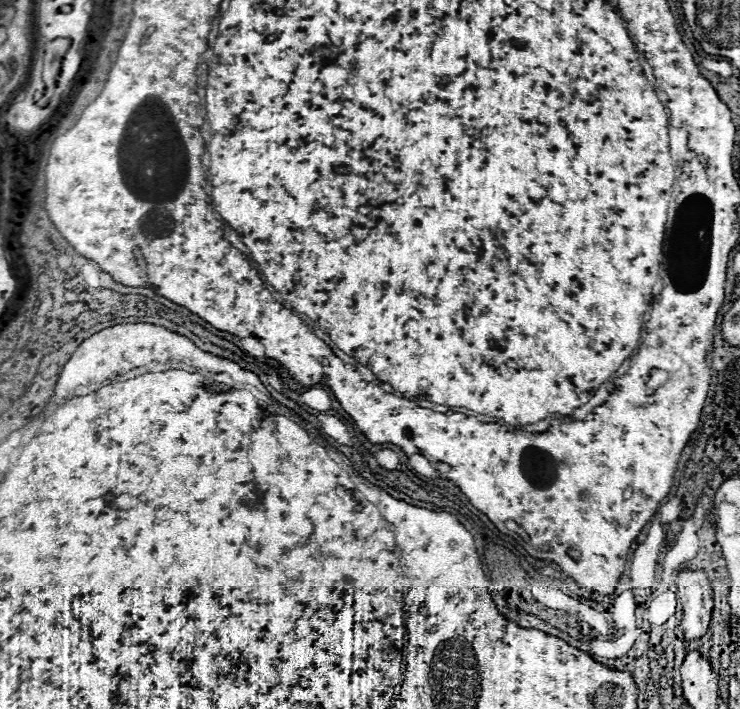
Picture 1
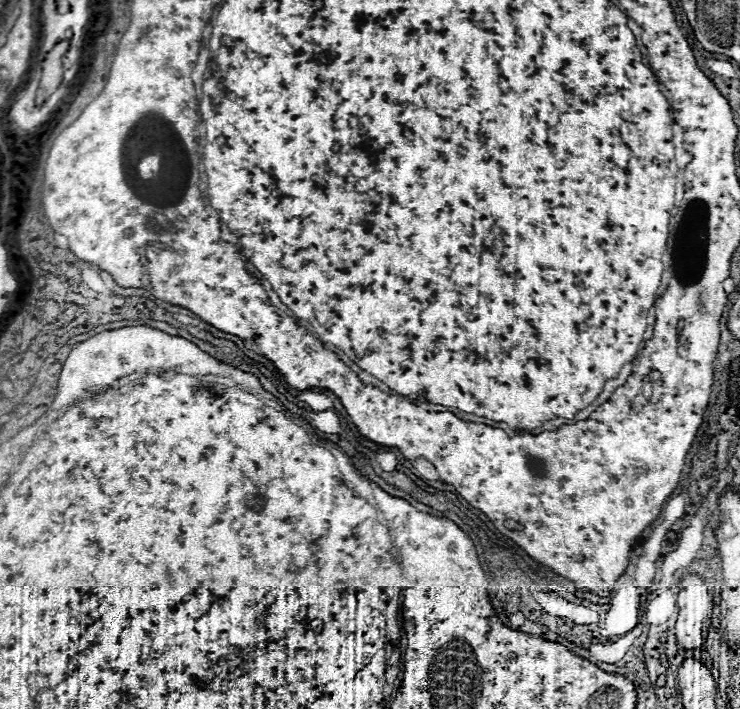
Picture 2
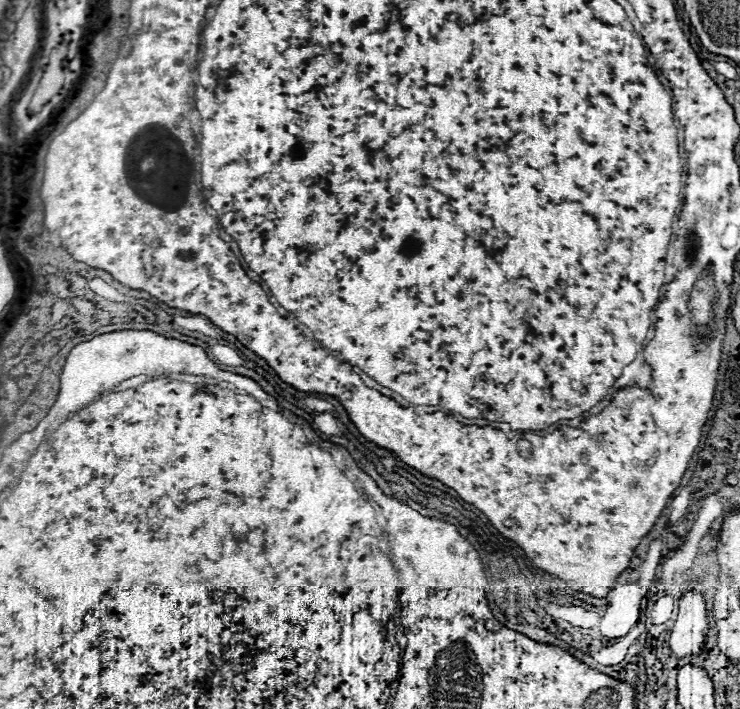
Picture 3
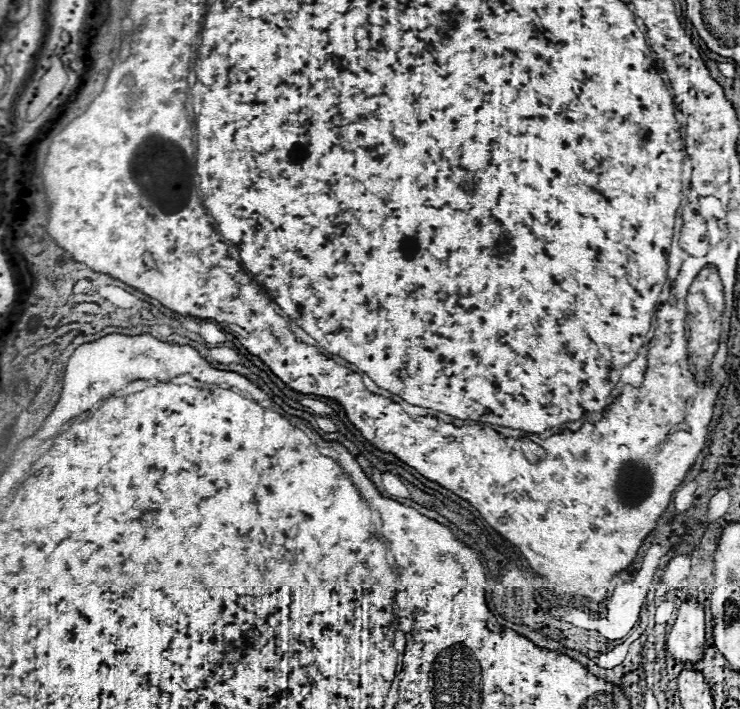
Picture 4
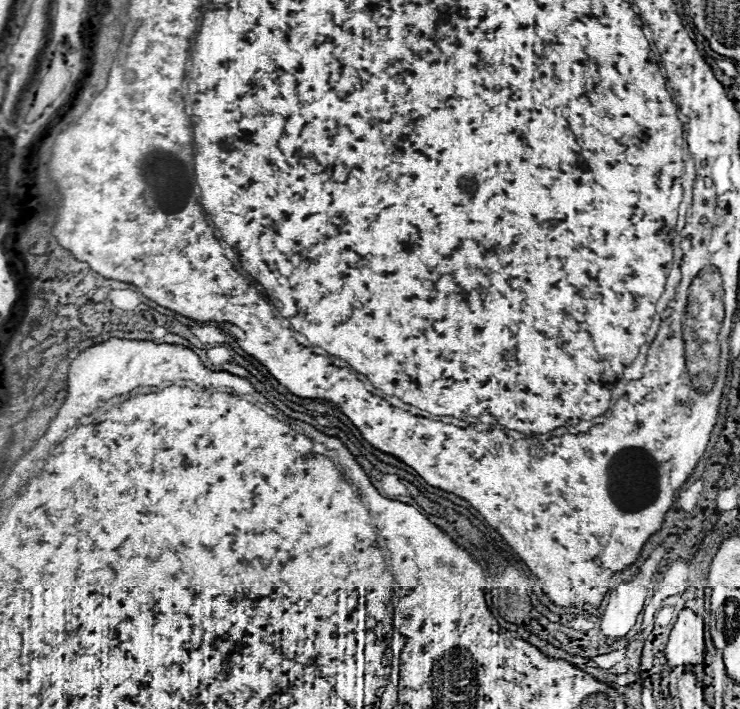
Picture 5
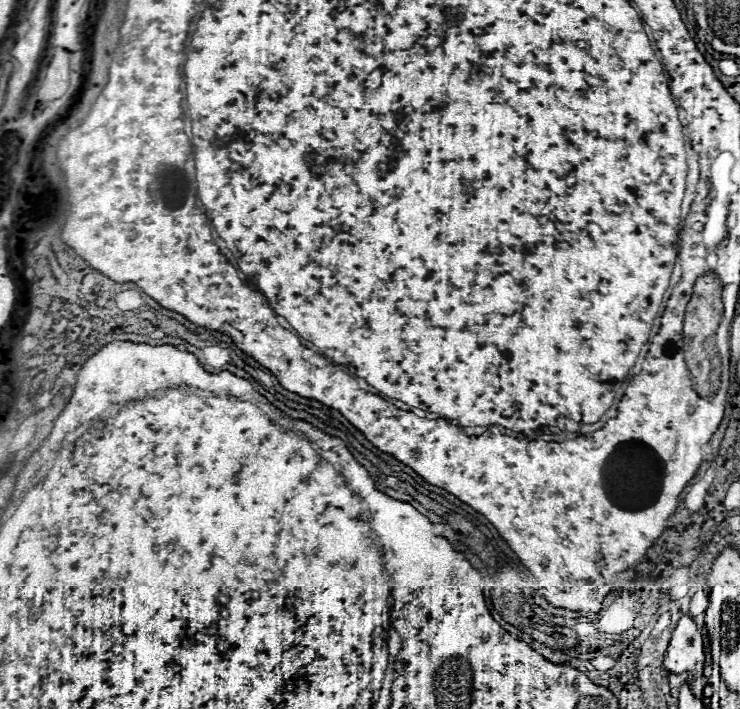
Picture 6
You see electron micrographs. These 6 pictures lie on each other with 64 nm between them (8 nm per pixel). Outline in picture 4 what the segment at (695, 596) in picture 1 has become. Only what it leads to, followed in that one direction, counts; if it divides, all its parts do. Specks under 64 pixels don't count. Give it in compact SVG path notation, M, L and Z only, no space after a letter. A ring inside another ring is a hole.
M686 600L668 636L668 654L682 664L700 662L704 656L704 610L698 600Z

